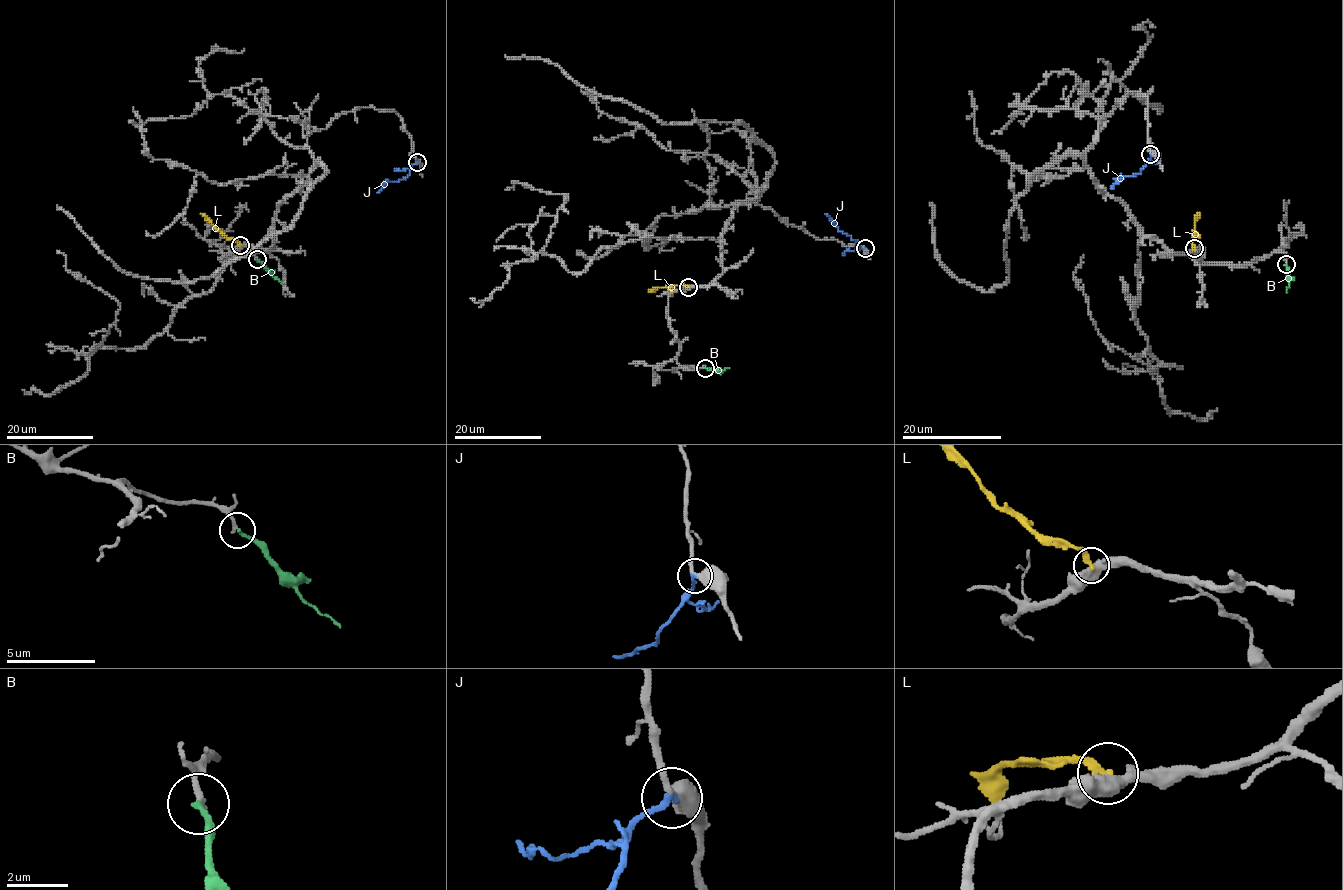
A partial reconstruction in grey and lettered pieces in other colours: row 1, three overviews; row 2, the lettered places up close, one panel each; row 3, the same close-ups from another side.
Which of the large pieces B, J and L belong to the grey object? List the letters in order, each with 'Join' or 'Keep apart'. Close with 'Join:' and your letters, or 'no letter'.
B: Join
J: Join
L: Keep apart
Join: B, J

